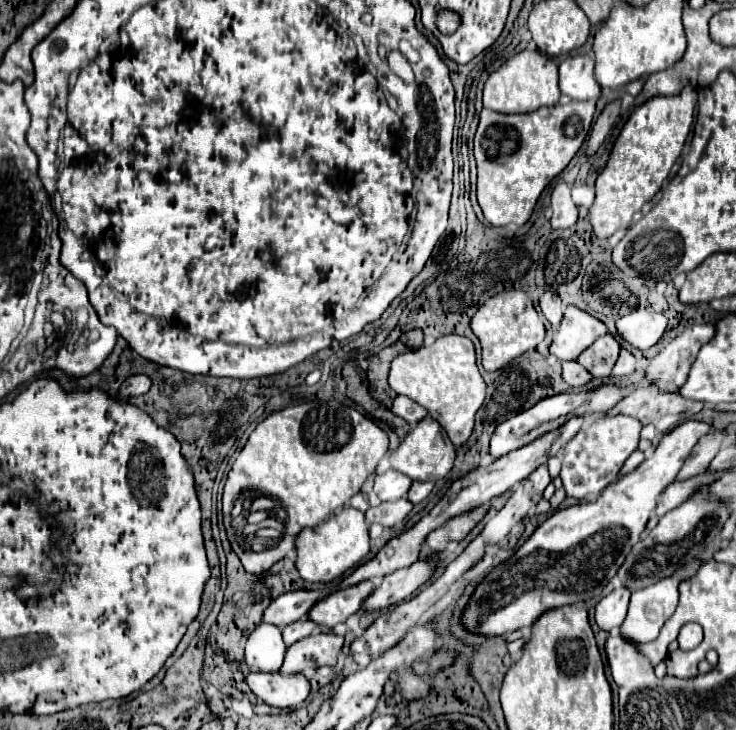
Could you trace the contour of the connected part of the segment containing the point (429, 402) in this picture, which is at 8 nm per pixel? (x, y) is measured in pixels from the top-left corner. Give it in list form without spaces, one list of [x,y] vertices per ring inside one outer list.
[[[443,335],[429,347],[419,347],[399,355],[389,373],[389,387],[427,409],[447,431],[453,445],[463,445],[473,431],[473,417],[485,399],[485,381],[475,363],[471,339],[461,335]]]

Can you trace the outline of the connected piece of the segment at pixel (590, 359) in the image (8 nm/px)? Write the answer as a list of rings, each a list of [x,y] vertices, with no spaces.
[[[603,335],[595,345],[585,349],[579,357],[577,363],[583,365],[595,379],[603,379],[611,373],[615,361],[619,355],[619,341],[613,335]]]

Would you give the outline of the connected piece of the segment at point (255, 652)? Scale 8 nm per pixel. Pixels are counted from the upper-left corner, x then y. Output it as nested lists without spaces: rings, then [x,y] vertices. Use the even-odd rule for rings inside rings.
[[[257,625],[251,635],[247,637],[245,643],[245,663],[251,671],[265,671],[265,673],[273,673],[279,669],[279,665],[283,663],[287,647],[283,645],[283,637],[281,637],[281,629],[275,625]]]

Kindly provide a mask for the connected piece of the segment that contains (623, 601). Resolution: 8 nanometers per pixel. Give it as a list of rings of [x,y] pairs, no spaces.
[[[617,587],[597,603],[595,621],[603,631],[613,633],[623,625],[623,617],[627,615],[629,595],[631,591],[627,587]]]

